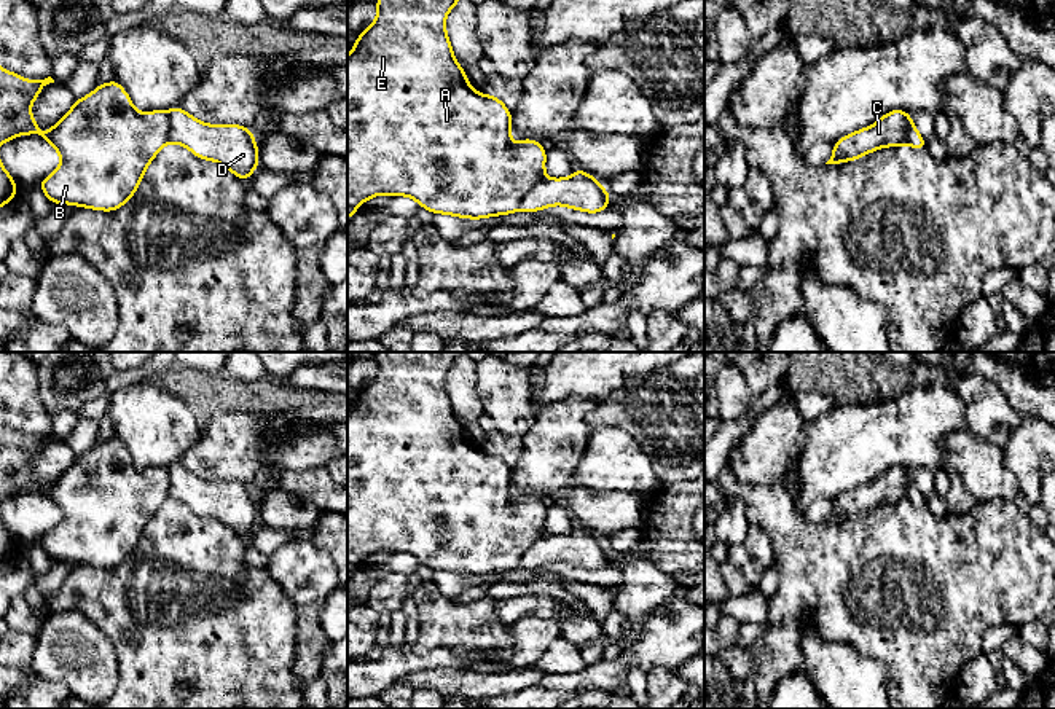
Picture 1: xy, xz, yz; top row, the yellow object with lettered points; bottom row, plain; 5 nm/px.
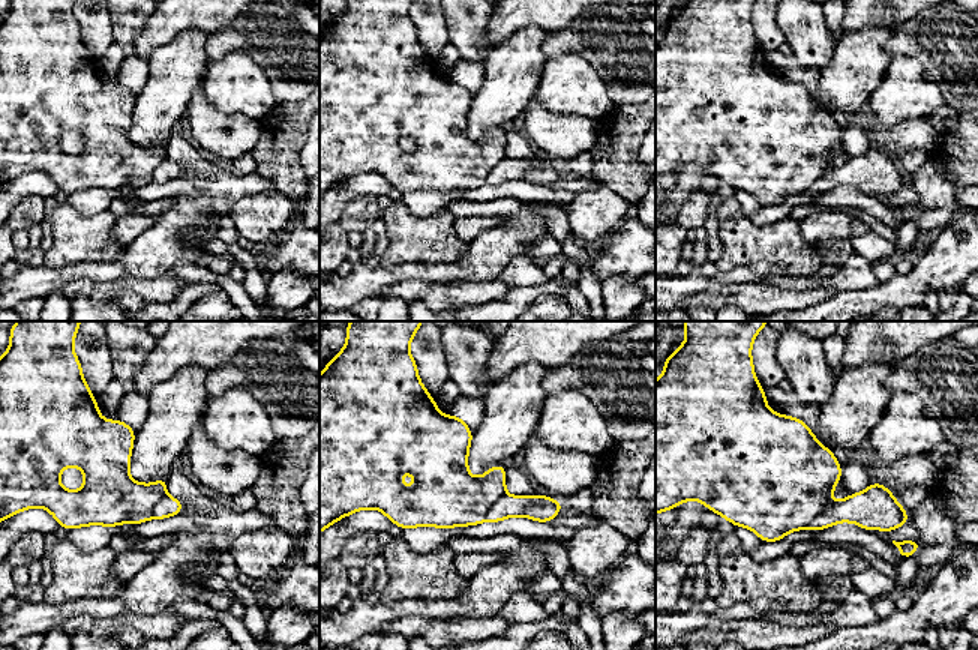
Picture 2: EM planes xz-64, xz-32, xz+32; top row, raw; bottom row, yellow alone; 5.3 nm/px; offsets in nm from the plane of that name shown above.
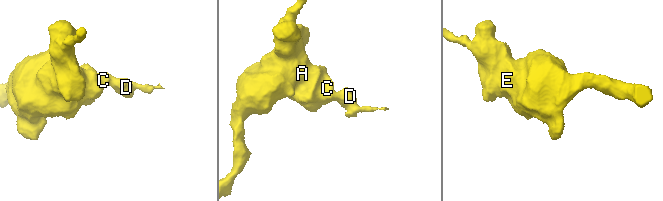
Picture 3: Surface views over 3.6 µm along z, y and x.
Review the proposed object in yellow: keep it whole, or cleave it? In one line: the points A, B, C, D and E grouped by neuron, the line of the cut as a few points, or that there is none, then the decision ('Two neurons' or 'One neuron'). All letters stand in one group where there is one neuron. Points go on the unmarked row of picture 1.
Groups: A B C E / D. Split along xz (545, 534), (531, 545), (518, 566). Two neurons

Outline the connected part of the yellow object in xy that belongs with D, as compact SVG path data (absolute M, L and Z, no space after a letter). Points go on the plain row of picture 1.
M180 462L171 468L169 499L188 505L199 516L215 518L247 540L260 521L253 489L241 481L206 481Z

